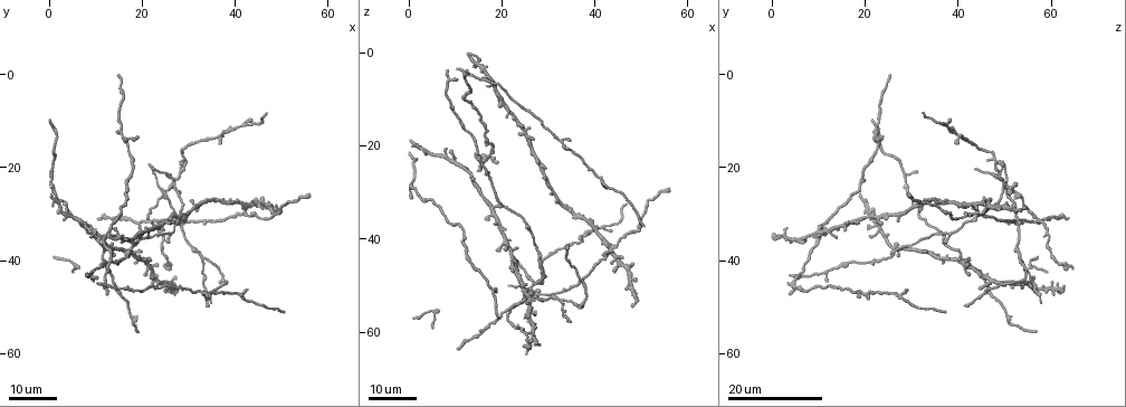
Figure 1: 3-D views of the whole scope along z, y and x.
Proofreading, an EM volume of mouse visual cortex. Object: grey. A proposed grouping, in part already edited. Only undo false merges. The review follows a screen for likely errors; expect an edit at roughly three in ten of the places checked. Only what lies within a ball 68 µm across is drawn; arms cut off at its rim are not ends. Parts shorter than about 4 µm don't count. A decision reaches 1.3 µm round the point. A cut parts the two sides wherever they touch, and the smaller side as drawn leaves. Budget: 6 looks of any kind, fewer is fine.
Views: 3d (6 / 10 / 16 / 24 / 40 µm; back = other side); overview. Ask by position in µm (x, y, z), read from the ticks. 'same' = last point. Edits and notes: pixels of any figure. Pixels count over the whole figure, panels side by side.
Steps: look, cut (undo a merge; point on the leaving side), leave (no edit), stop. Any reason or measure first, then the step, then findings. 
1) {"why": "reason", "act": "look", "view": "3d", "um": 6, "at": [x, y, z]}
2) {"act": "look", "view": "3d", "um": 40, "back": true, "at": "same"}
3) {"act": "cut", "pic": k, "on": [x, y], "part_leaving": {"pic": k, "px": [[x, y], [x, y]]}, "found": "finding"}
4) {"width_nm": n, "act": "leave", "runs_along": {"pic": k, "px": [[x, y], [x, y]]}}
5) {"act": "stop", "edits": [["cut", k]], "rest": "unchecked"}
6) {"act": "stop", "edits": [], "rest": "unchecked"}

{"act": "look", "view": "3d", "um": 24, "at": [41.5, 29.0, 44.5]}

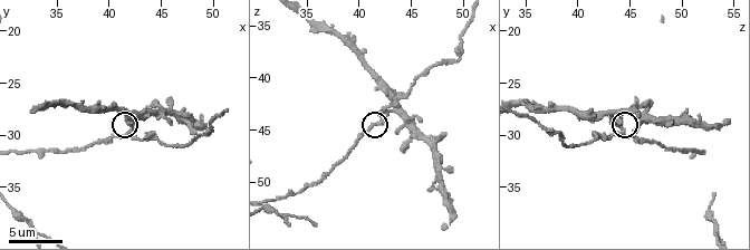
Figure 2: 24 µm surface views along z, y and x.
{"act": "look", "view": "3d", "um": 10, "at": [42.4, 29.4, 44.2]}

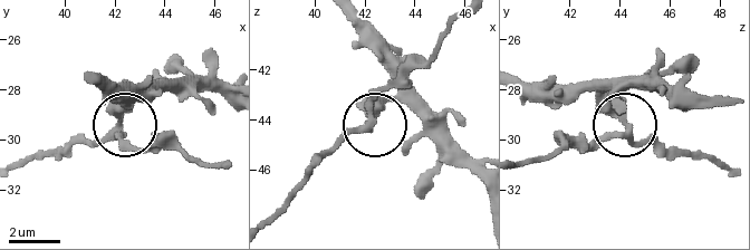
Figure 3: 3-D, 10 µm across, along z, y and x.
{"side_arm_um": 25, "act": "cut", "pic": 3, "on": [368, 128], "part_leaving": {"pic": 3, "px": [[121, 108], [102, 136], [18, 160]]}, "found": "two neurons meet here"}

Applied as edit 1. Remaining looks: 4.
{"why": "see it whole again", "act": "look", "view": "overview"}

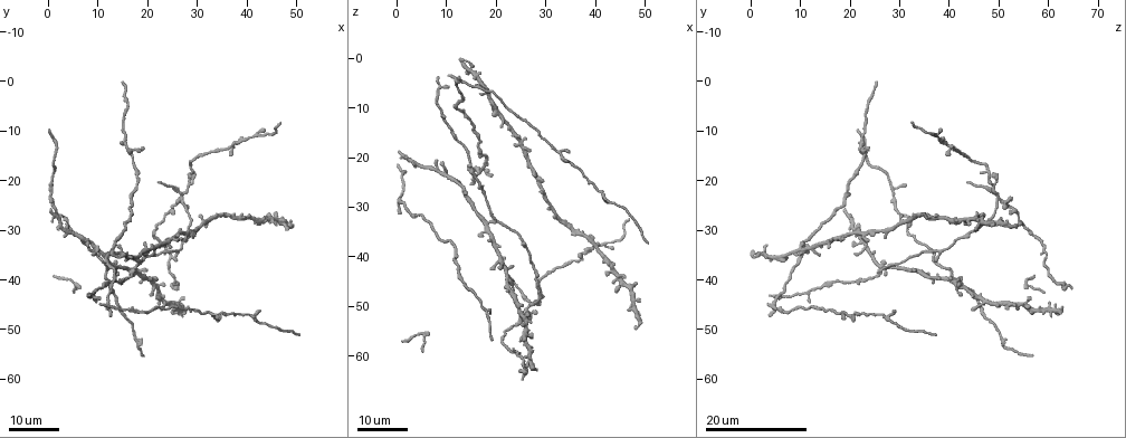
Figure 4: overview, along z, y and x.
{"why": "four or more arms meet", "act": "look", "view": "3d", "um": 16, "at": [27.0, 23.5, 50.5]}

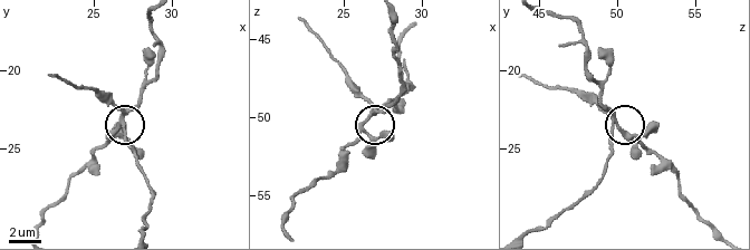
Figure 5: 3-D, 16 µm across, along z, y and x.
{"act": "look", "view": "3d", "um": 6, "at": [26.6, 23.6, 50.2]}

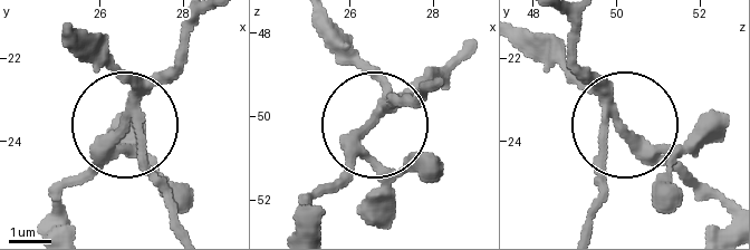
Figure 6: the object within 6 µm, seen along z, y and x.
{"width_nm": 220, "act": "cut", "pic": 6, "on": [138, 157], "part_leaving": {"pic": 6, "px": [[136, 94], [136, 154], [172, 229]]}, "found": "a second neuron is stuck on"}

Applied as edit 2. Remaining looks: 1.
{"act": "stop", "edits": [["cut", 3], ["cut", 6]], "rest": "unchecked"}

